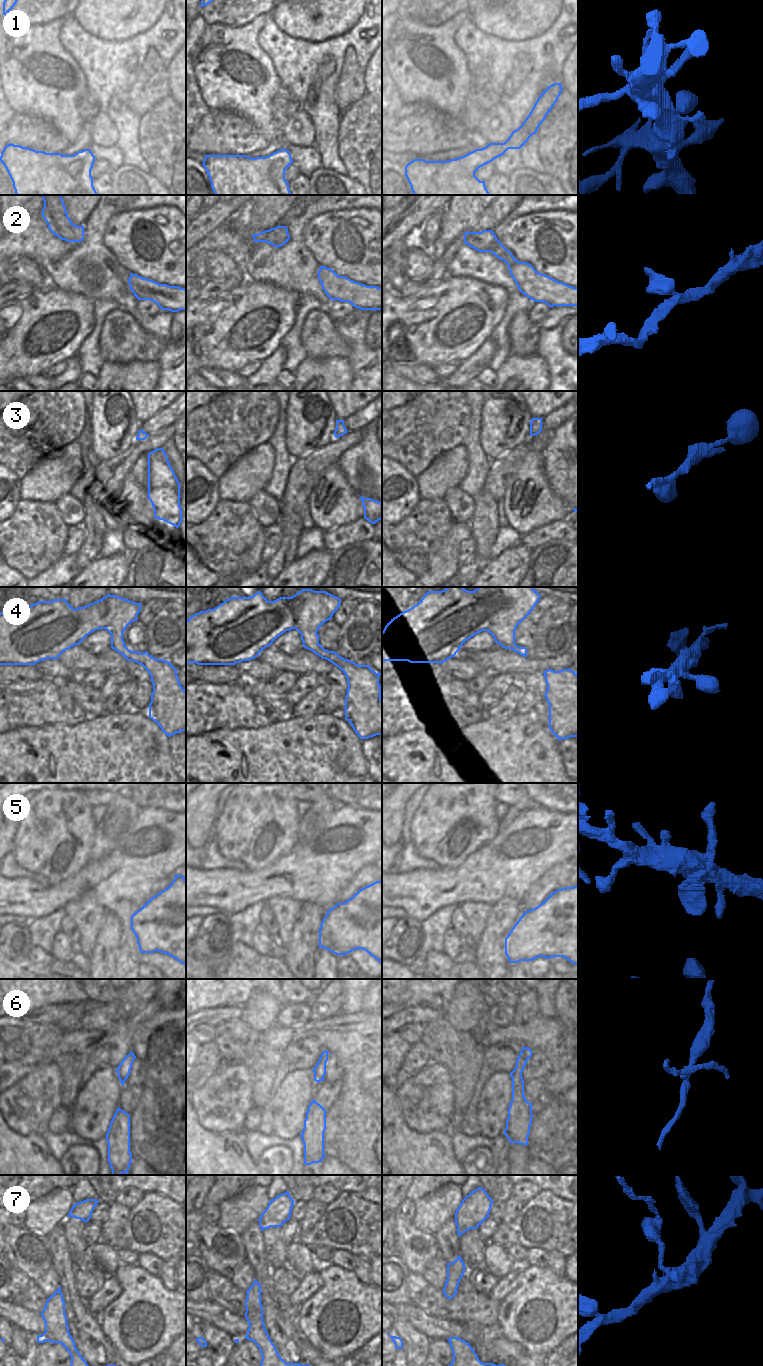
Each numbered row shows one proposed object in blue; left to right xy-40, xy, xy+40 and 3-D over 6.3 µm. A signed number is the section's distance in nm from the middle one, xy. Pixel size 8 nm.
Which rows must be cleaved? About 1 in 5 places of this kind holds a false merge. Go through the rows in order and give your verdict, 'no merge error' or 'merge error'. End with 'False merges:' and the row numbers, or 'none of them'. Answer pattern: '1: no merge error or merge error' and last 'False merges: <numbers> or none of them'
1: no merge error
2: no merge error
3: no merge error
4: no merge error
5: no merge error
6: merge error
7: merge error
False merges: 6, 7

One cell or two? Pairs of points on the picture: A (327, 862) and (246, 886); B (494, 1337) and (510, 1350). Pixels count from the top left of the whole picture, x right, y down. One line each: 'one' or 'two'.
A: one
B: one

